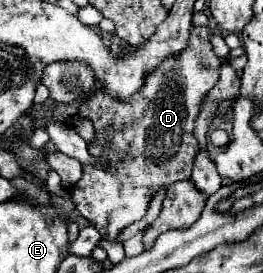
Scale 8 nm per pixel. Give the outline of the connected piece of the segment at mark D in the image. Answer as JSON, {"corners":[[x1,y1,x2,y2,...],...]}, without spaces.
{"corners":[[192,26,188,46,166,58,152,74,144,78,144,84,130,100,116,100,104,88,96,90,88,100,80,104,80,116,86,116,94,124,94,140,88,142,88,152,100,158,98,164,82,166,82,178,70,188,70,200,76,204,80,214,102,214,106,216,104,224,104,238,116,242,120,230,128,224,142,220,152,198,158,194,160,188,168,188,178,180,188,180,192,174,192,162,198,154,200,146,194,138,194,120,198,116,200,102,204,94,218,82,220,78,220,58,216,58,212,44,210,44,210,30,208,26]]}

